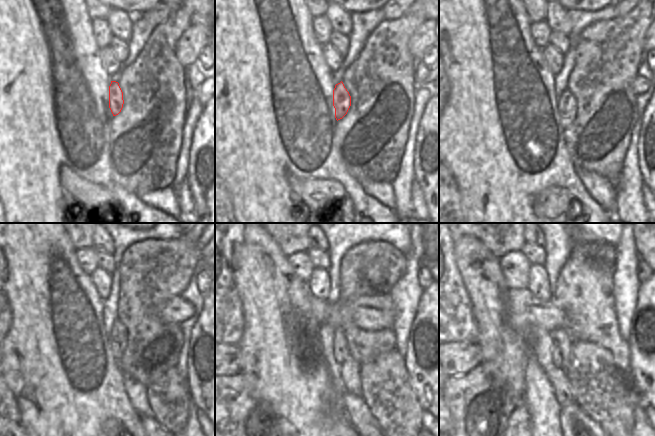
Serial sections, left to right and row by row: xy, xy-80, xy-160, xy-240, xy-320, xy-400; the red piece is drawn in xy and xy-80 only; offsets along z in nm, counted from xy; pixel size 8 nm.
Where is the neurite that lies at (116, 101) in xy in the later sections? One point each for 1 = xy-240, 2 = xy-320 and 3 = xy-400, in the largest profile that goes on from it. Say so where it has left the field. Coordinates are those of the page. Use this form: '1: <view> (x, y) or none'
1: xy-240 (118, 336)
2: xy-320 (340, 351)
3: xy-400 (557, 360)

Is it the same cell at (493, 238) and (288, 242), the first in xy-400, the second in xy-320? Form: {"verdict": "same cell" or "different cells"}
{"verdict": "same cell"}

